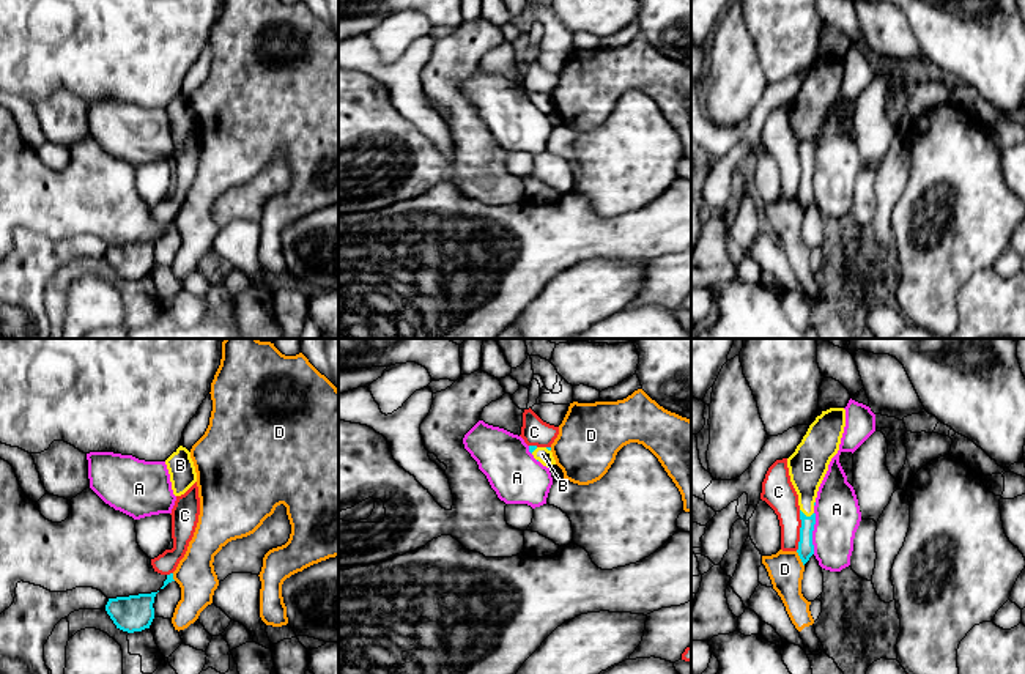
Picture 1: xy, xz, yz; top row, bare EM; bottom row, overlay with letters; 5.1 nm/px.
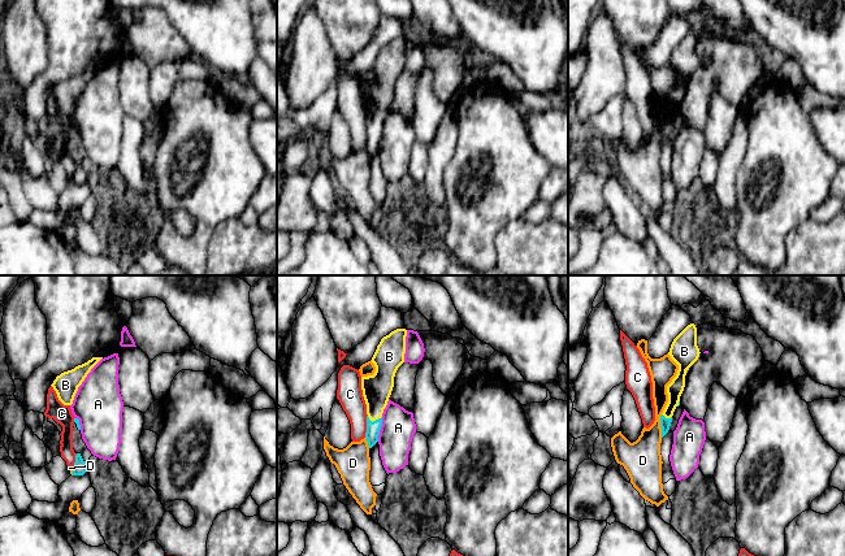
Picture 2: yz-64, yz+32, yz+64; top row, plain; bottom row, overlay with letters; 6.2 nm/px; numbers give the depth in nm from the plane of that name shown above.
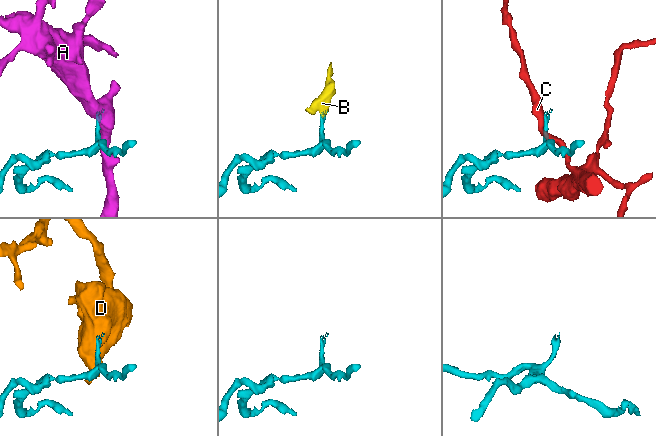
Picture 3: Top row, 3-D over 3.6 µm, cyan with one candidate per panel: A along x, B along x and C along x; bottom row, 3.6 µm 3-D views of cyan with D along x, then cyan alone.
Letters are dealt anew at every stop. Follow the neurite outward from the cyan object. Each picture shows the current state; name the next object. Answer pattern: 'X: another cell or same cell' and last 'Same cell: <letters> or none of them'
A: another cell
B: same cell
C: another cell
D: another cell
Same cell: B

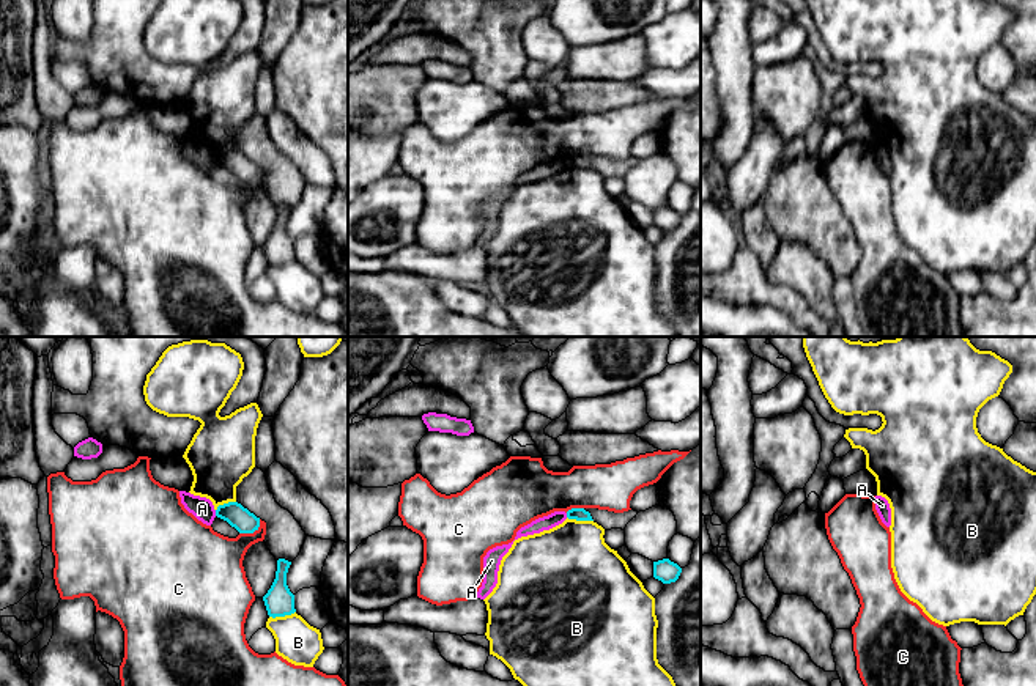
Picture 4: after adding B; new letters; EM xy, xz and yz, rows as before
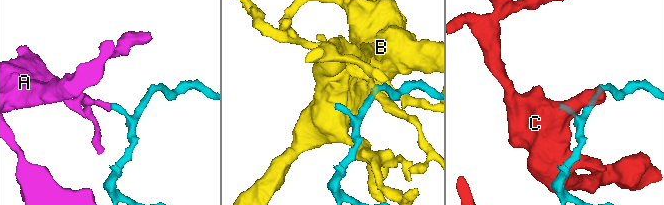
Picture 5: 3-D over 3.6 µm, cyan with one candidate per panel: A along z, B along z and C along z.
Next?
A: another cell
B: another cell
C: another cell
Same cell: none of them

